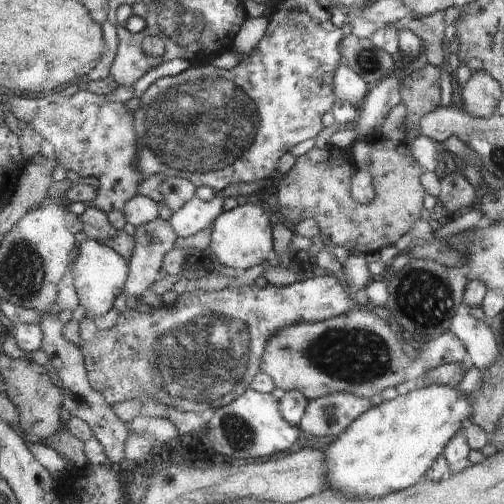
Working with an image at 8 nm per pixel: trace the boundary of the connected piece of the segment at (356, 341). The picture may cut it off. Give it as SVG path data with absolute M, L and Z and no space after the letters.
M359 304L355 310L341 316L316 323L300 322L274 334L265 344L259 361L259 371L270 376L276 388L285 391L298 390L308 401L338 392L372 398L382 390L404 382L404 366L400 358L406 354L400 350L400 340L396 340L394 334L382 318Z

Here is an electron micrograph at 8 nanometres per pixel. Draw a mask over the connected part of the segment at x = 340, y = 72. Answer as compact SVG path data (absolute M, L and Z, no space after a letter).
M344 63L334 72L333 92L337 101L345 101L356 106L363 101L370 87Z

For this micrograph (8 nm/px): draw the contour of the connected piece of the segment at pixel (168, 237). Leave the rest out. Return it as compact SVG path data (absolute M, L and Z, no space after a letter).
M157 218L136 227L133 238L135 239L135 246L132 257L128 260L129 275L128 280L125 282L123 294L126 297L134 296L140 299L142 293L160 278L163 257L174 249L177 236L168 221Z

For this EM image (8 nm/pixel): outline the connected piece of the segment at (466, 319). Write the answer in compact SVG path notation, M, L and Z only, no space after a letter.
M463 311L453 318L450 331L463 342L467 352L467 361L479 370L490 368L496 358L501 355L492 334L490 321L477 319L470 313Z

